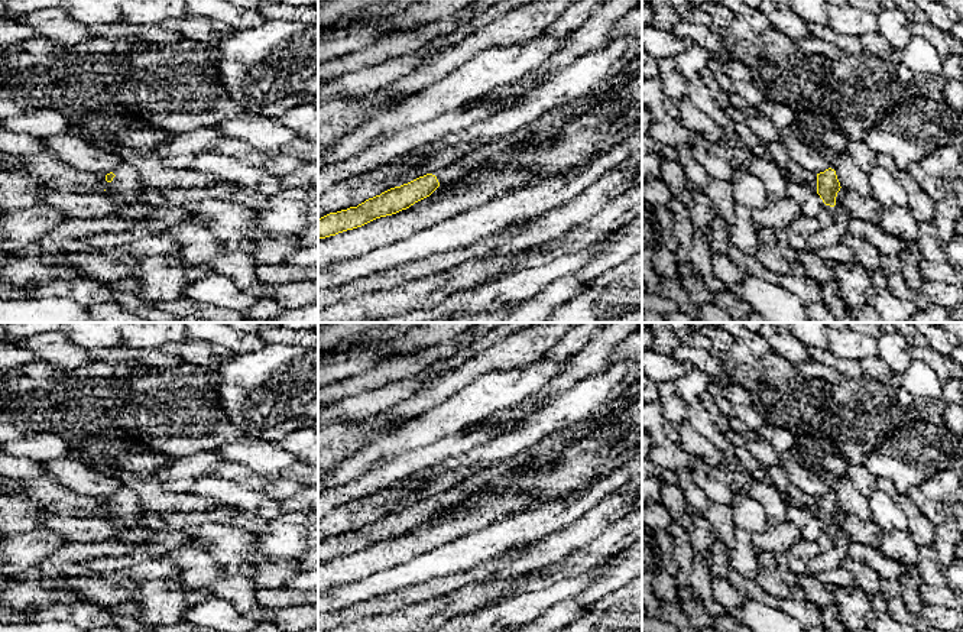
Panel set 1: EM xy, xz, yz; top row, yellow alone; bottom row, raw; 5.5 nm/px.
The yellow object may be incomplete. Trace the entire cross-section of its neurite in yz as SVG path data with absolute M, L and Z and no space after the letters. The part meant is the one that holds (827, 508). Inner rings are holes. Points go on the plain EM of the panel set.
M829 492L824 496L817 498L817 518L826 529L836 529L836 521L840 512L834 493Z

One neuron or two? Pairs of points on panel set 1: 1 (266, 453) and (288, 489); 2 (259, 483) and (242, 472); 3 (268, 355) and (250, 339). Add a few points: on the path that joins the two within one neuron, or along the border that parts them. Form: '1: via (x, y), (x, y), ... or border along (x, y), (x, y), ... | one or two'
1: border along (279, 475), (268, 479) | two
2: via (255, 482), (246, 476) | one
3: border along (265, 343), (237, 356) | two

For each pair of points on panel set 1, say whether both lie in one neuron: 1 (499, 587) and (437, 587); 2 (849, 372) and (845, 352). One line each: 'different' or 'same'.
1: different
2: different

